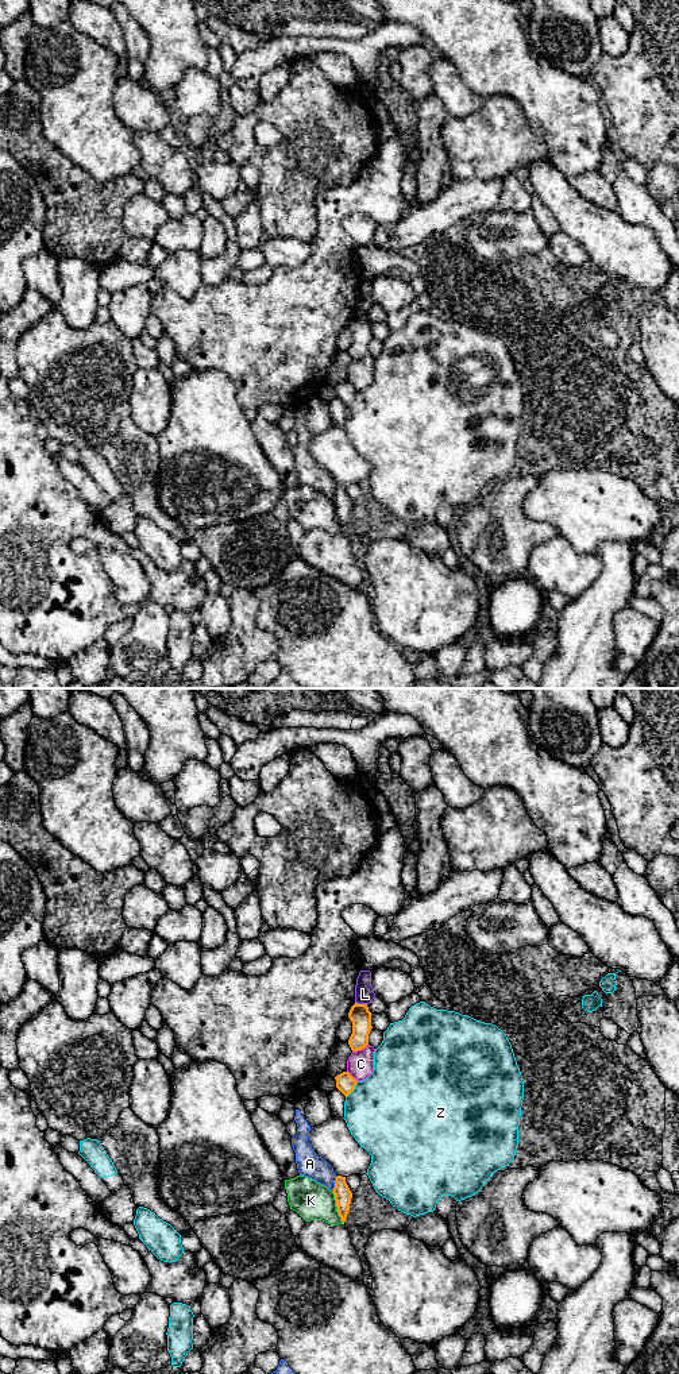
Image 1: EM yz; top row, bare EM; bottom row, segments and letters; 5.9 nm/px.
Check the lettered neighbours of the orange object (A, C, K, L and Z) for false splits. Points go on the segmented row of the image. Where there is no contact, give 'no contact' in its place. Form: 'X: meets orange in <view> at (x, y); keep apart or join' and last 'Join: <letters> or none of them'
A: meets orange in yz at (335, 1184); keep apart
C: meets orange in yz at (359, 1049); keep apart
K: meets orange in yz at (338, 1208); keep apart
L: meets orange in yz at (361, 1004); keep apart
Z: meets orange in yz at (352, 1089); keep apart
Join: none of them

